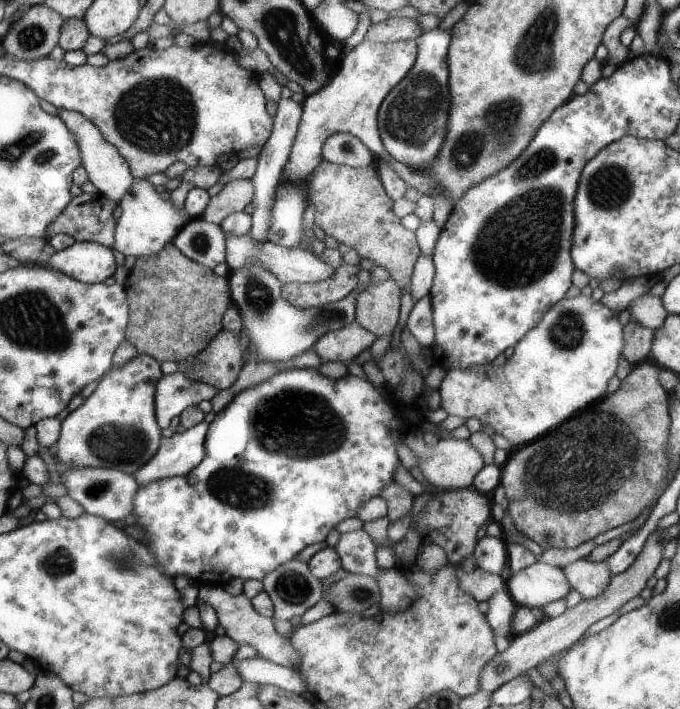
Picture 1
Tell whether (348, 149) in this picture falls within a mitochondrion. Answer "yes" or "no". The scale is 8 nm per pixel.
yes

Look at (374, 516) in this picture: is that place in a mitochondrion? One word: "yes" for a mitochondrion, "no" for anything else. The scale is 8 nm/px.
no

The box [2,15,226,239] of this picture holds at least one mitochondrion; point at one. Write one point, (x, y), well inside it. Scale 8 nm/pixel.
(157, 116)

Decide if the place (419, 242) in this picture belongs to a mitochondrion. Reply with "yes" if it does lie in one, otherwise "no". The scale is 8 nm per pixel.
no

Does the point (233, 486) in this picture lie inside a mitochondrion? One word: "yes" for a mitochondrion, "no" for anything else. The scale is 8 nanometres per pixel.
yes

